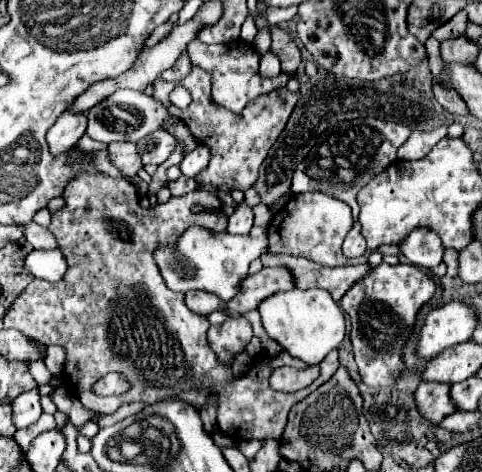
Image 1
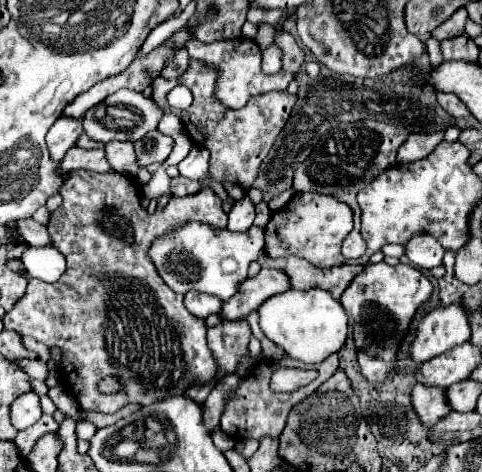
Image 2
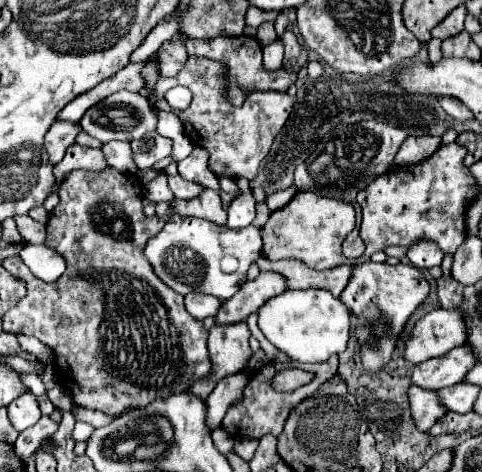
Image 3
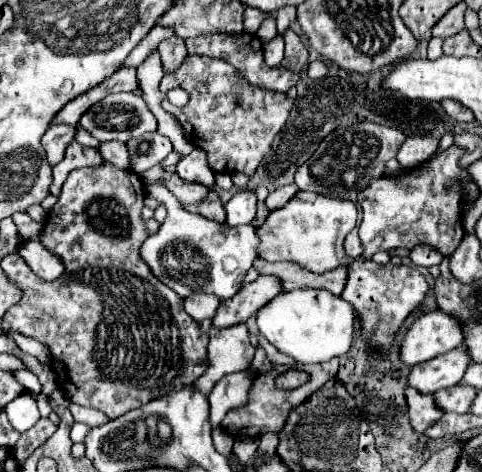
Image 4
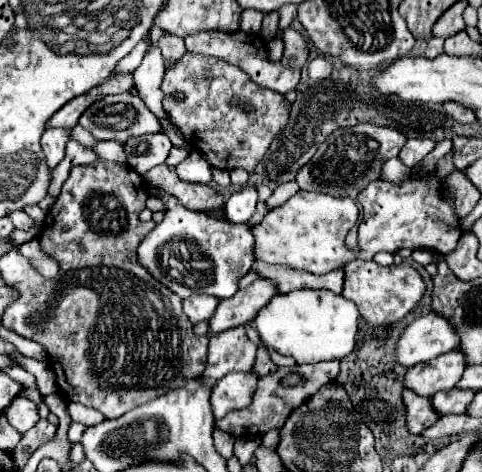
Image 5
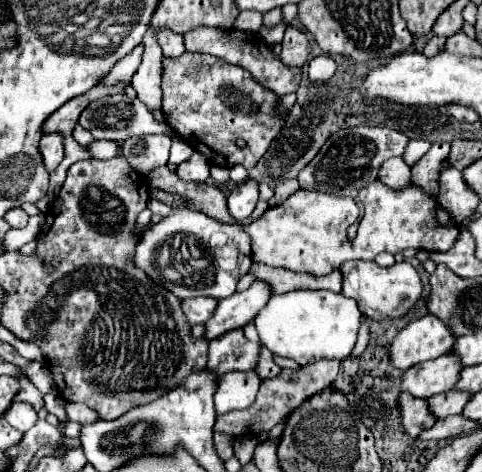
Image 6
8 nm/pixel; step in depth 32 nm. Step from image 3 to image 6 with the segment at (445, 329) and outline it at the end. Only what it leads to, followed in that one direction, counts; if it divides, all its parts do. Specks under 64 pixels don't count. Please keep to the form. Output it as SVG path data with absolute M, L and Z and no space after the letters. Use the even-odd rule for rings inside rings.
M426 314L396 334L388 350L390 364L398 370L408 370L410 366L448 354L452 344L454 336L450 336L444 322Z

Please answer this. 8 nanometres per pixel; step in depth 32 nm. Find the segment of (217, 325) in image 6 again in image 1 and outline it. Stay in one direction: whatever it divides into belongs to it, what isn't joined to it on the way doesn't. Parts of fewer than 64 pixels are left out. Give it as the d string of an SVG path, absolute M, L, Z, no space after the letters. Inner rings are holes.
M262 268L258 274L252 274L242 282L234 300L224 304L224 312L228 316L242 316L250 310L256 310L258 304L268 296L292 288L292 274L286 268Z

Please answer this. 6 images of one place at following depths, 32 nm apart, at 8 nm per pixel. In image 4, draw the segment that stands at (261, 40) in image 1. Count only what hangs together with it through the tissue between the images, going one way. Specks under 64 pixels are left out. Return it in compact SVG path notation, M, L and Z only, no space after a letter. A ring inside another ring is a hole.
M268 16L268 18L262 22L256 35L262 40L264 45L274 39L278 35L276 29L276 16Z

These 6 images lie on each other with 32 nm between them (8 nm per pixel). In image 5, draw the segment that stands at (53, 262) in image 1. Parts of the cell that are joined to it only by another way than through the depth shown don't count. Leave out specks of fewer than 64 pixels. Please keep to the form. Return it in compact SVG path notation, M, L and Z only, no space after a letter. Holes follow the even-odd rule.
M36 238L26 242L26 244L22 244L18 250L20 250L22 256L28 256L40 268L40 272L44 272L46 276L56 276L56 264L52 264L52 260L48 260L48 256L44 256L40 252L40 246L38 246Z

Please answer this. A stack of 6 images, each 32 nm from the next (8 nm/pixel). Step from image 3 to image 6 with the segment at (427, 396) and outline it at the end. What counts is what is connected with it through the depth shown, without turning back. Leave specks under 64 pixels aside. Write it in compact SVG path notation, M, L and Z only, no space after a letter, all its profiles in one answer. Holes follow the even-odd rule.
M402 392L398 396L398 414L404 434L416 438L422 430L432 428L436 418L428 416L426 404L428 404L426 400L416 400L414 396L408 396L408 392Z

